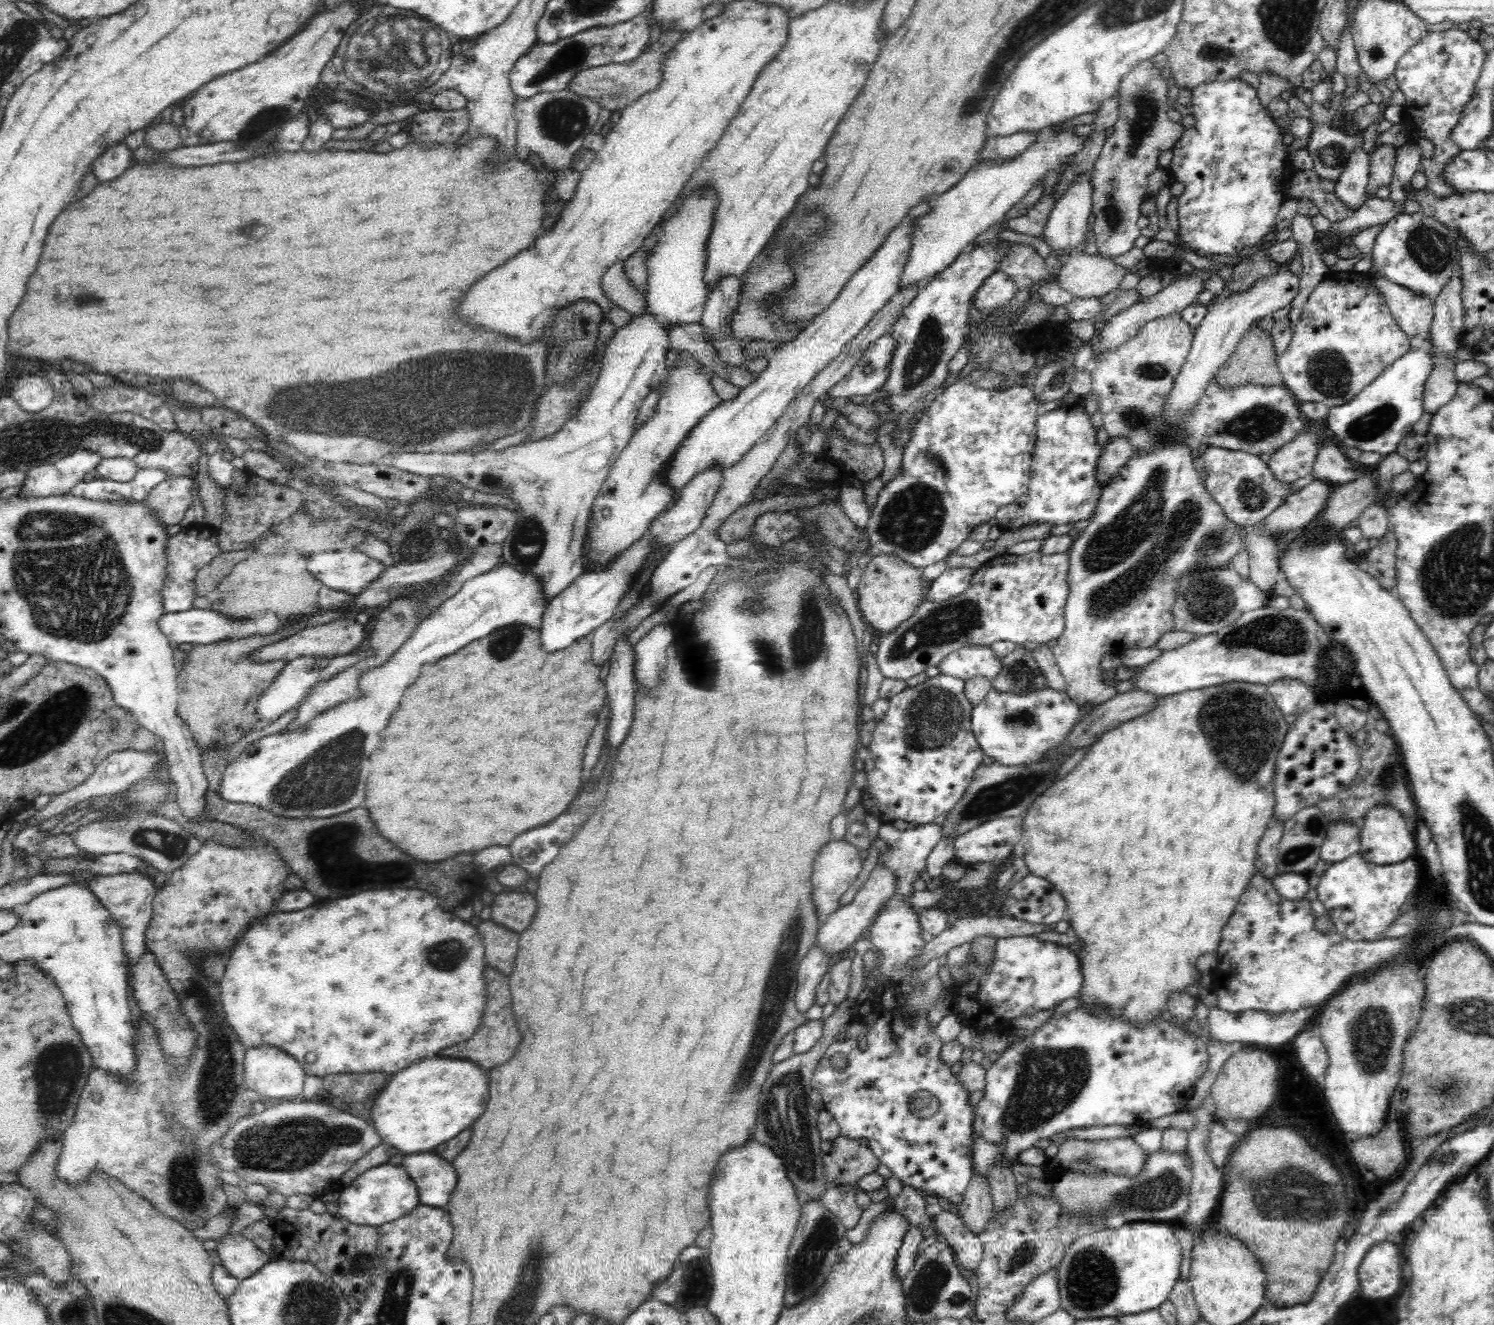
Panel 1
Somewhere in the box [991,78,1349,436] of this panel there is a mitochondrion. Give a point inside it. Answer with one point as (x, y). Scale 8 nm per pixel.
(1145, 104)

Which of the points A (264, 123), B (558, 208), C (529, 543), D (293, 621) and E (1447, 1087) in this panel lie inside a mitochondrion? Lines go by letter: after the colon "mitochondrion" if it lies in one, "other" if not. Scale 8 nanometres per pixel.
A: mitochondrion
B: other
C: mitochondrion
D: other
E: mitochondrion

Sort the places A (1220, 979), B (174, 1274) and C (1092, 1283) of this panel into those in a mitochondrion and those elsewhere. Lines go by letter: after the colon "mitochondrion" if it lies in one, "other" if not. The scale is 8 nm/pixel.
A: other
B: other
C: mitochondrion

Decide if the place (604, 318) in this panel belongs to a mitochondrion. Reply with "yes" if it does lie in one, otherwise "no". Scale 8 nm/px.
no

